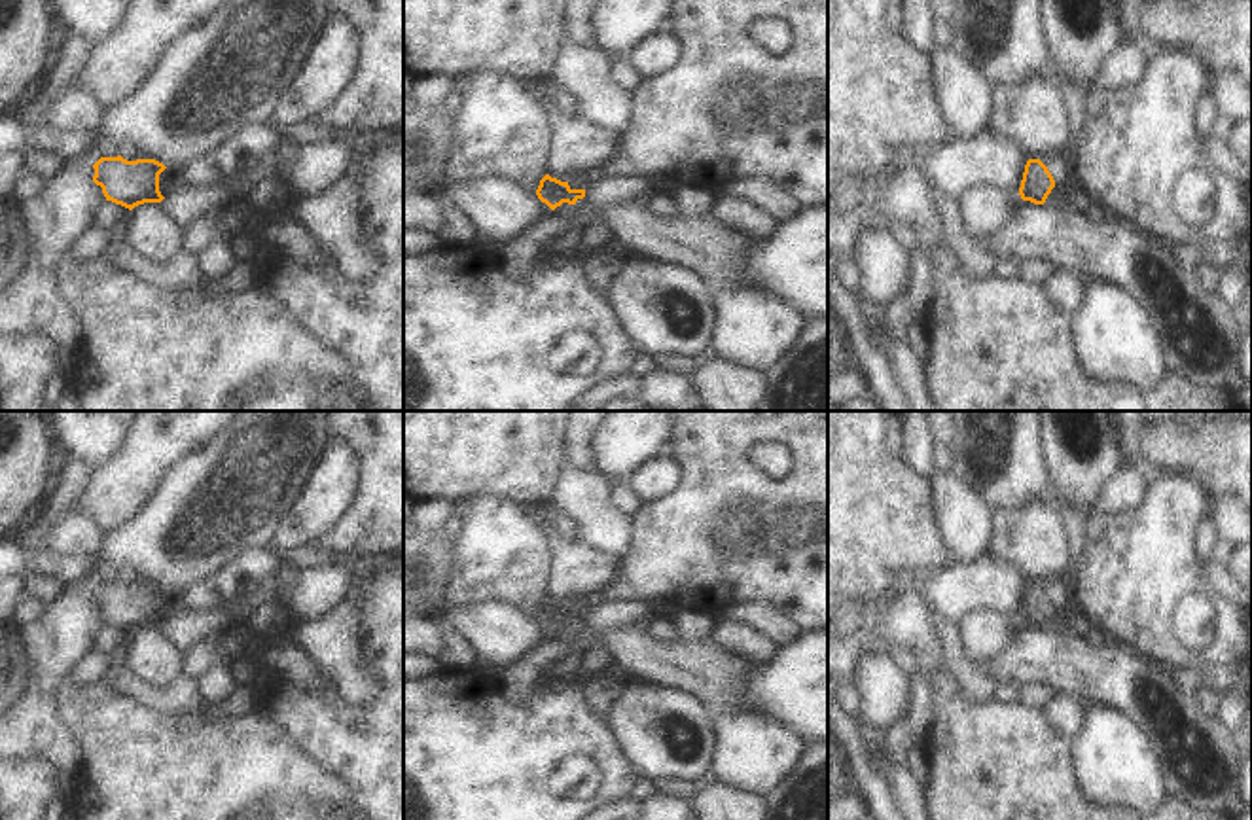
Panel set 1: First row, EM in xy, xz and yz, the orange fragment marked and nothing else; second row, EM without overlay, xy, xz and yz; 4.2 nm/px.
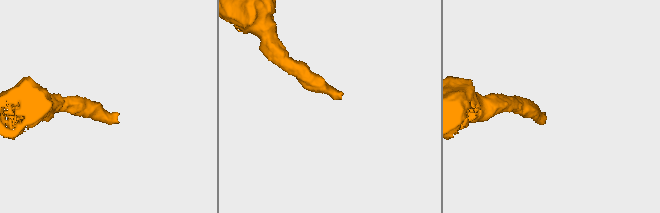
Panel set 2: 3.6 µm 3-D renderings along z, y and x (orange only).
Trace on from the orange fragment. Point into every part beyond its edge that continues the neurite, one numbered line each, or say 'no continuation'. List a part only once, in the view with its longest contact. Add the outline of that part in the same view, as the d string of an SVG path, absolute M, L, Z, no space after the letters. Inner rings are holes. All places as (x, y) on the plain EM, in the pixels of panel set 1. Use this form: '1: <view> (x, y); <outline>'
1: xy (169, 605); M165 593L159 598L159 615L161 615L161 619L163 621L170 621L176 612L180 612L180 598L178 598L178 595Z

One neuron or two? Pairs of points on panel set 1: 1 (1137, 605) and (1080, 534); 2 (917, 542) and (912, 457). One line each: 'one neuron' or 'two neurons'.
1: two neurons
2: two neurons

